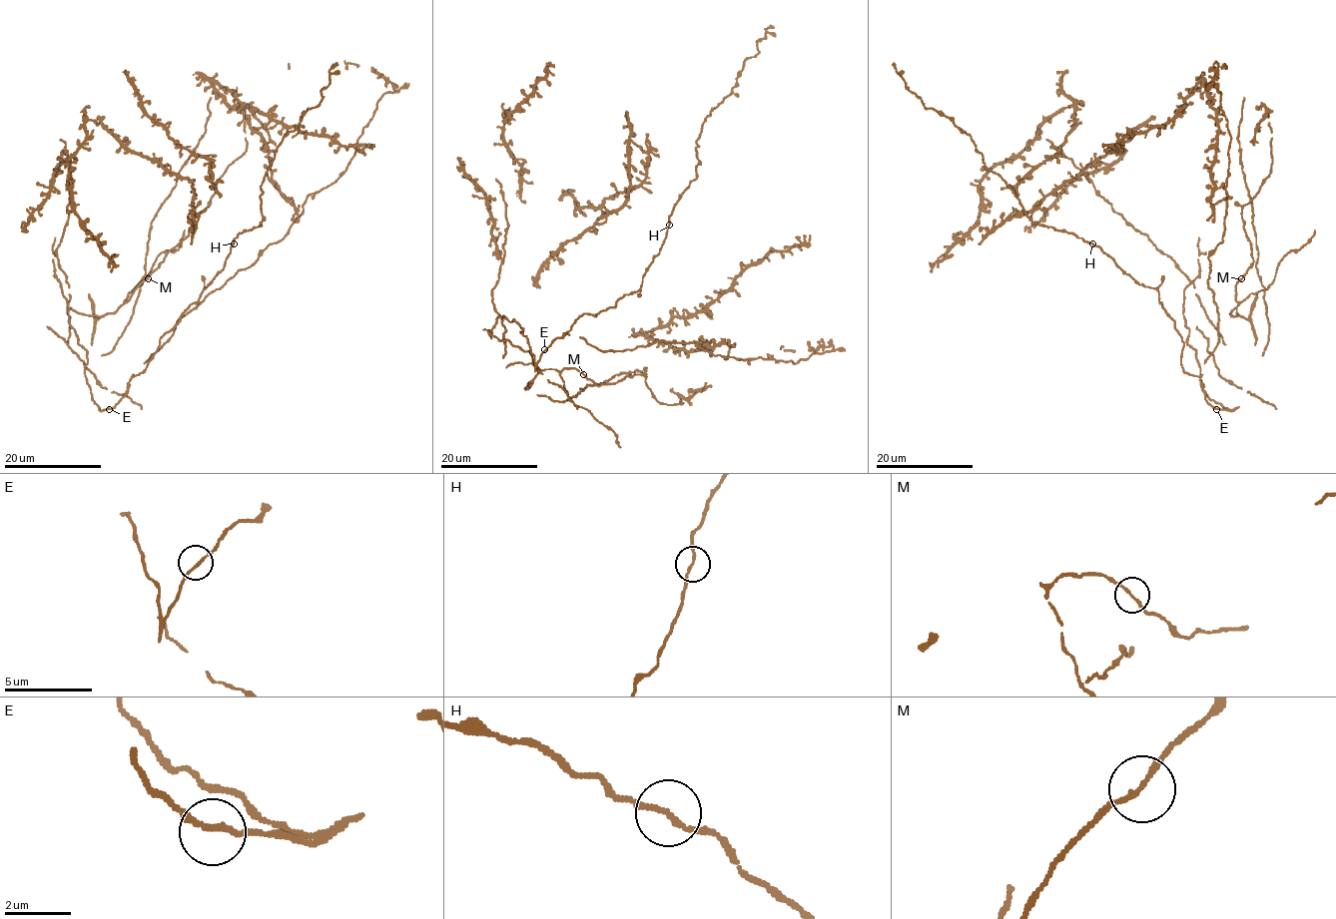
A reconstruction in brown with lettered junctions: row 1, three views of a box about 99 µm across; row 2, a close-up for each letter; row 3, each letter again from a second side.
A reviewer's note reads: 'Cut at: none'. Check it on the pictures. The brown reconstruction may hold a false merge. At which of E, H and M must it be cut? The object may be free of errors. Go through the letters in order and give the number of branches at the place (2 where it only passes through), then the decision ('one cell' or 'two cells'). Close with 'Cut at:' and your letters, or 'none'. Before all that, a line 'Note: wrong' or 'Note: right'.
Note: right
E: 2 branches meet; one cell
H: 2 branches meet; one cell
M: 2 branches meet; one cell
Cut at: none

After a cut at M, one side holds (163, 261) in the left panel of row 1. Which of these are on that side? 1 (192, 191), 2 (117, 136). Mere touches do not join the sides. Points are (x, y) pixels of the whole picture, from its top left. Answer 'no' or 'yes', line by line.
1: yes
2: yes

